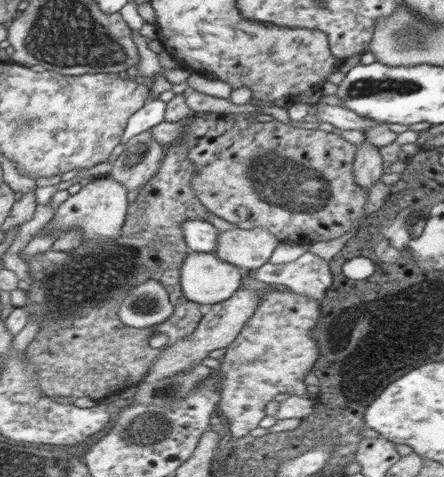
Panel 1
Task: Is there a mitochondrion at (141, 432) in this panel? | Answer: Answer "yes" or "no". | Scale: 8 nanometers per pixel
yes

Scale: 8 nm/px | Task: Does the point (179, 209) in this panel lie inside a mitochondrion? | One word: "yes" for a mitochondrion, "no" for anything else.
no

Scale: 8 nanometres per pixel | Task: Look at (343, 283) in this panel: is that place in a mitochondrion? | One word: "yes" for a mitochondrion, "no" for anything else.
no

